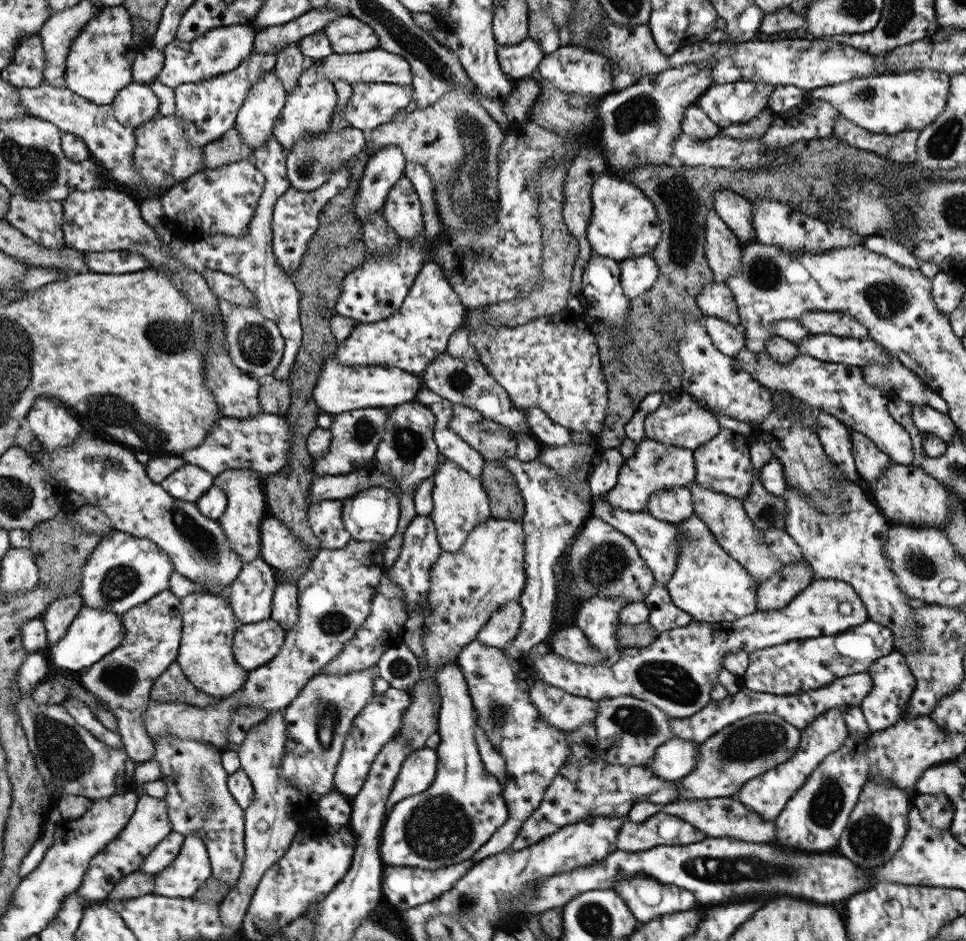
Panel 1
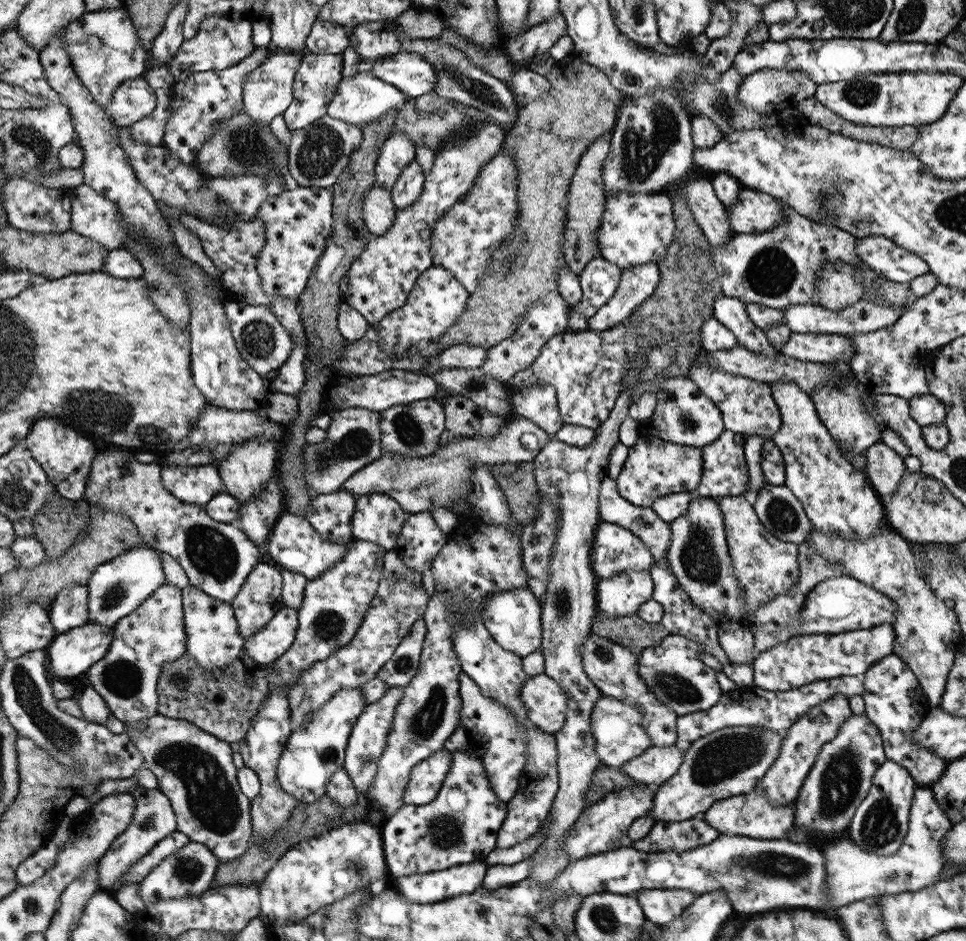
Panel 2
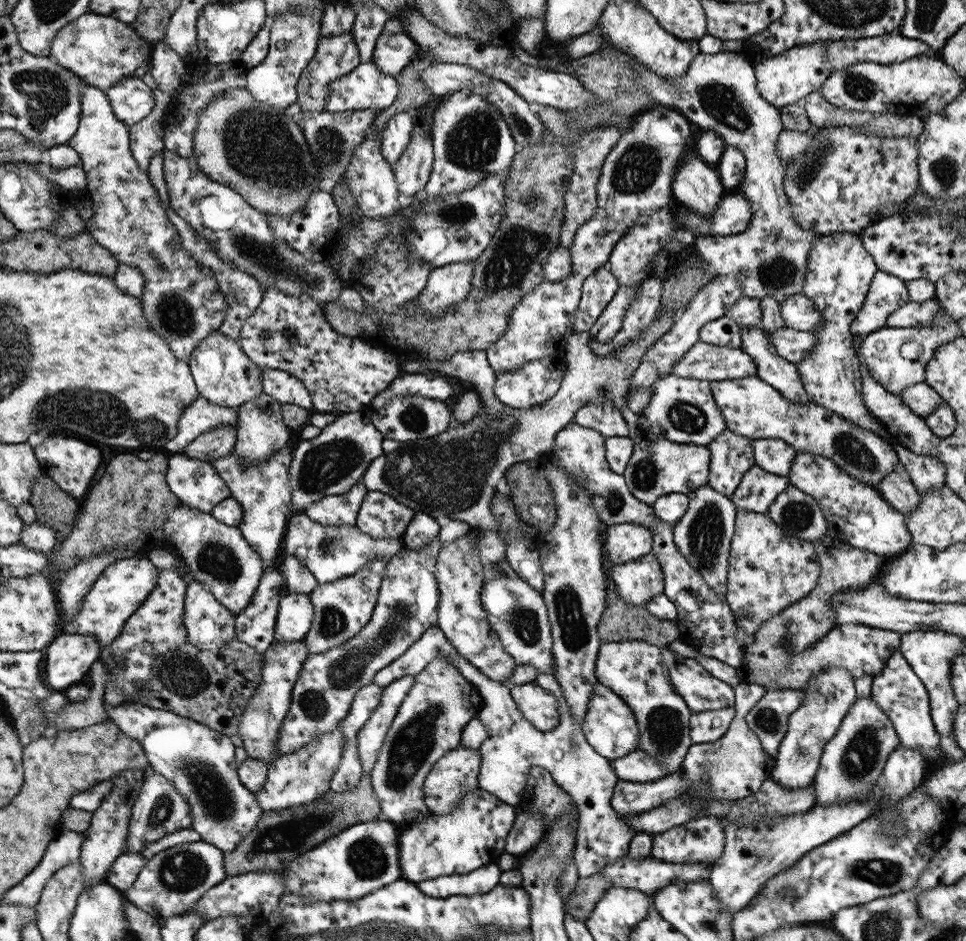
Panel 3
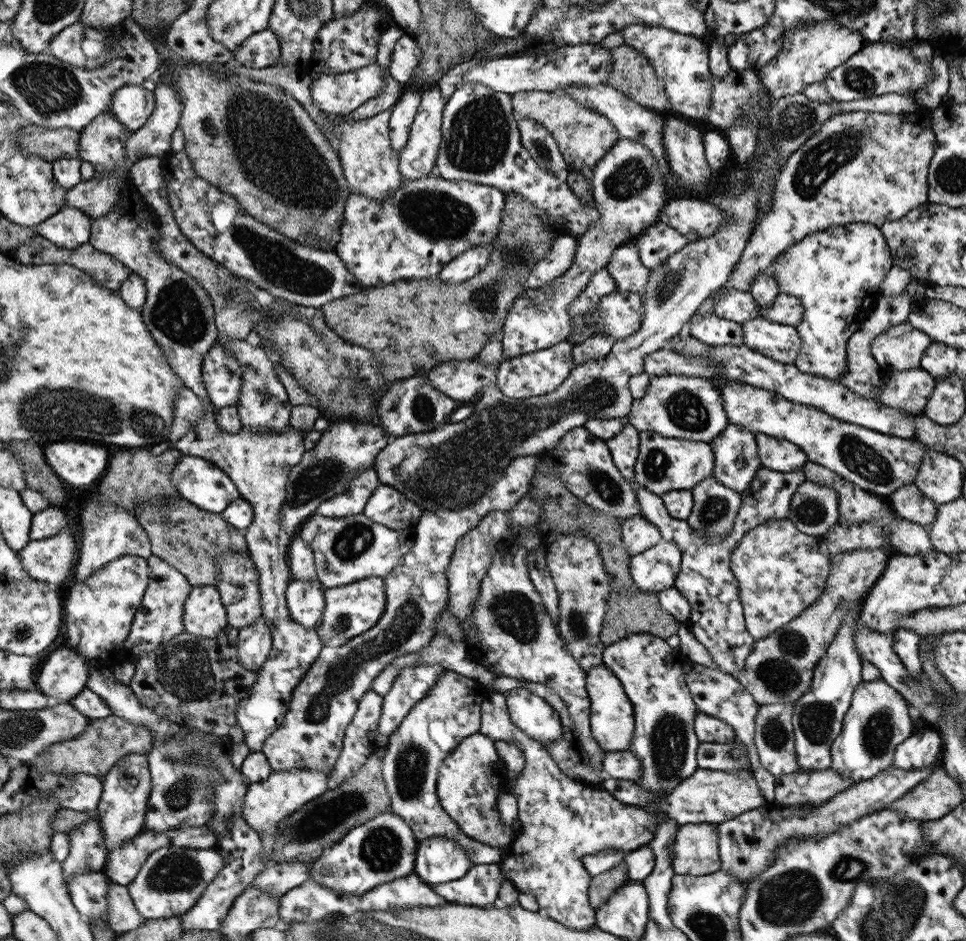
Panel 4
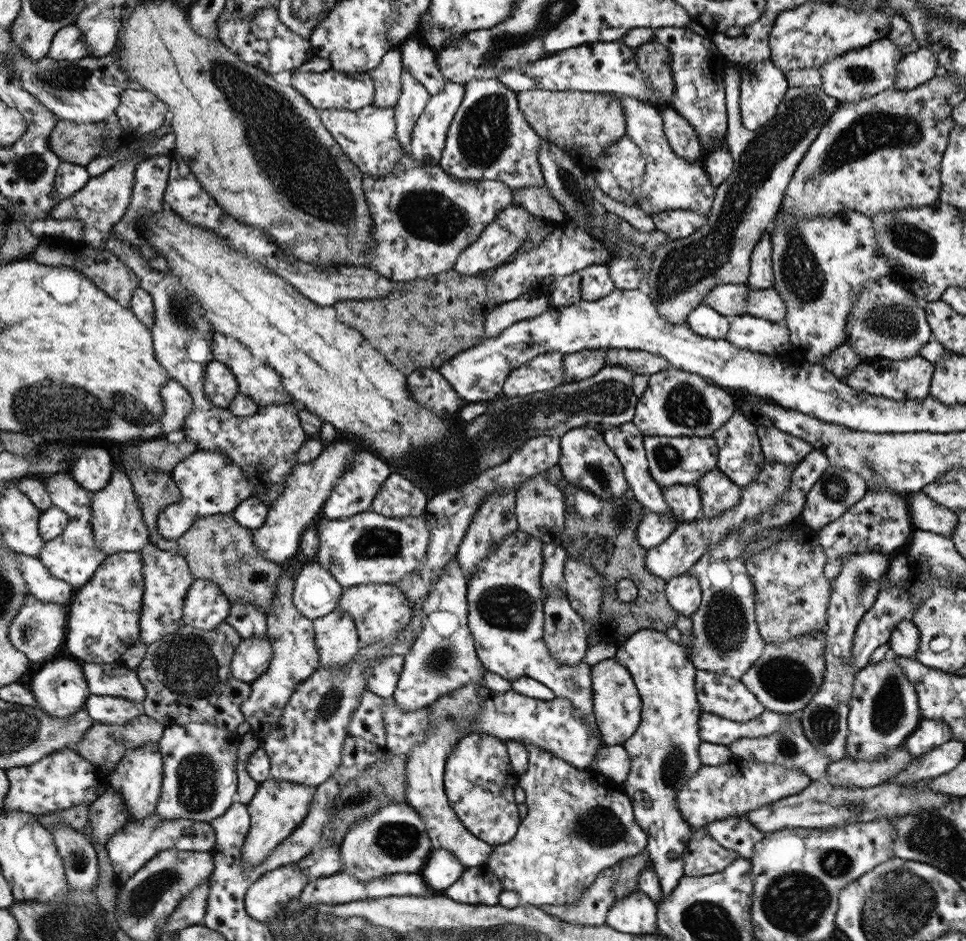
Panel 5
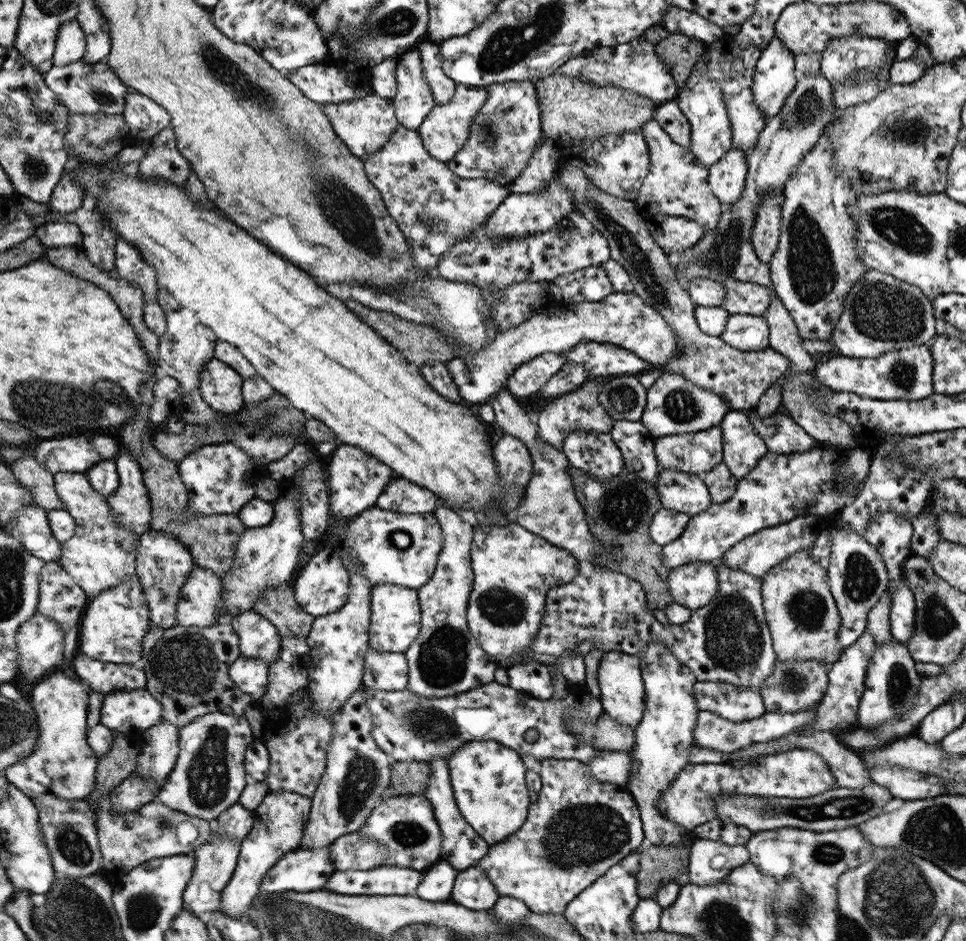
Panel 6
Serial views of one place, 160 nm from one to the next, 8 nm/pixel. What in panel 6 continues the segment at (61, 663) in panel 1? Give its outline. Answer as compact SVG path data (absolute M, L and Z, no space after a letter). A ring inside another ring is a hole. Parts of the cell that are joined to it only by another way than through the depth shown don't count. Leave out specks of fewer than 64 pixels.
M64 670L56 674L46 676L38 682L32 690L31 706L35 710L37 723L39 724L38 740L35 749L12 768L5 769L3 774L10 783L20 787L24 794L36 800L43 794L54 794L58 798L69 800L84 800L93 789L96 788L97 755L93 747L89 745L88 714L89 714L89 689L77 675L70 676Z

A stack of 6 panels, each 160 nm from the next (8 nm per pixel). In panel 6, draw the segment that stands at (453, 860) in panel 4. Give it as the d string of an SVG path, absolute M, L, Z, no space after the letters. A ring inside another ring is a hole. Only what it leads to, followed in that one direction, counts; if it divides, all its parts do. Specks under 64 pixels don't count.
M439 861L424 871L423 880L414 893L430 902L450 901L459 870L448 862Z

